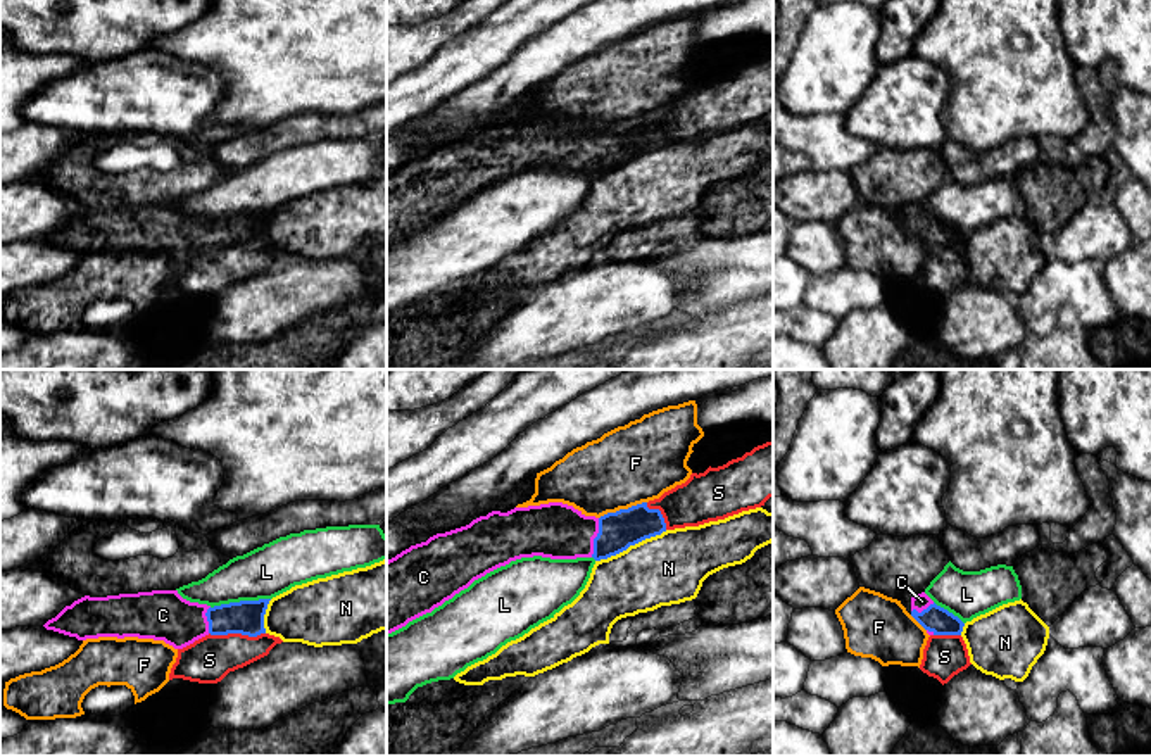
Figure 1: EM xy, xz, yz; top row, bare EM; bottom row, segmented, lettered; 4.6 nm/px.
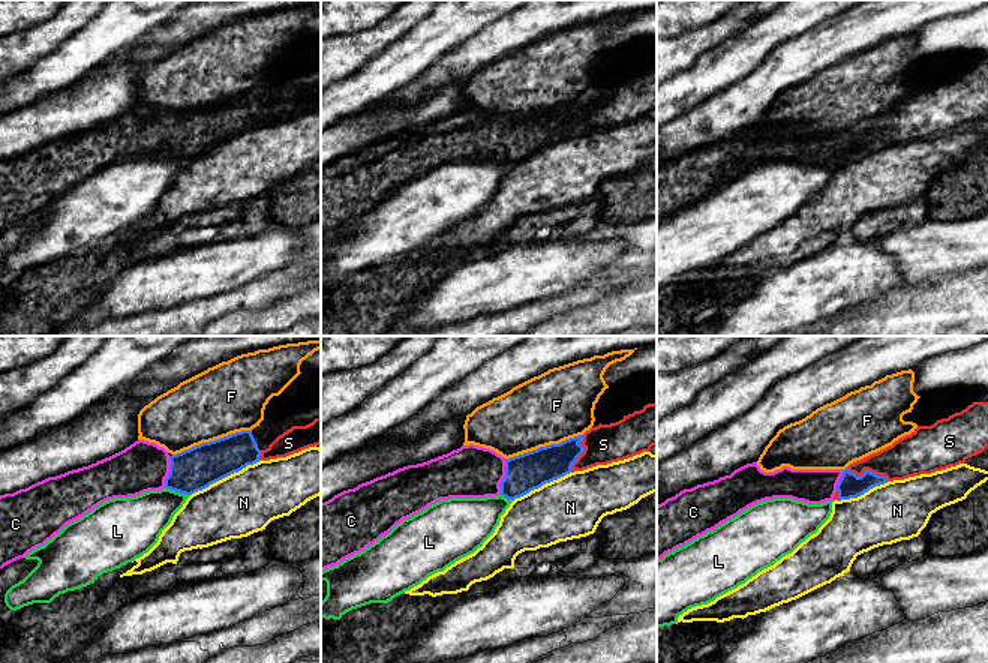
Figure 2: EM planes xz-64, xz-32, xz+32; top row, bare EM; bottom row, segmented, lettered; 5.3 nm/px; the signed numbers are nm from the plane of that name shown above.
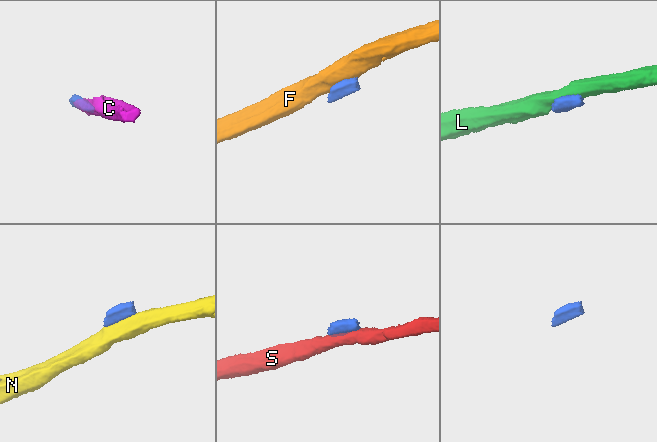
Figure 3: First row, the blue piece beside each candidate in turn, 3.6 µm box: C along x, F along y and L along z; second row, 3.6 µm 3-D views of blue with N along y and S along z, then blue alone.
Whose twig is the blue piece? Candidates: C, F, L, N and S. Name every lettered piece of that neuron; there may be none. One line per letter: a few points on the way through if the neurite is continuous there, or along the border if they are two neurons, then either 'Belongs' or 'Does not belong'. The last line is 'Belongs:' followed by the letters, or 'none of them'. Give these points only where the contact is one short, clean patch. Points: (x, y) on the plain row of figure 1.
C: Path across: xz (618, 144), (596, 151), (556, 144). Belongs
F: Boundary: xz (646, 114), (608, 125), (599, 132). Does not belong
L: Does not belong
N: Does not belong
S: Does not belong
Belongs: C

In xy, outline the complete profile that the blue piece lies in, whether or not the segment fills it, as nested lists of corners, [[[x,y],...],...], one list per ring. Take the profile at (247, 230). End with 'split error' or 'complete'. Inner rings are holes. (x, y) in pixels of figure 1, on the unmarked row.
[[[152,204],[138,207],[119,207],[107,211],[85,209],[66,219],[43,240],[78,254],[98,250],[138,250],[164,254],[174,262],[183,262],[205,249],[242,247],[257,250],[266,247],[264,228],[271,212],[240,214],[221,219],[207,219],[183,212],[178,204]]]; split error

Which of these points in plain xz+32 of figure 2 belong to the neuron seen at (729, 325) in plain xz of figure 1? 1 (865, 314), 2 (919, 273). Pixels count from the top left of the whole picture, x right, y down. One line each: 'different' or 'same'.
1: same
2: different

